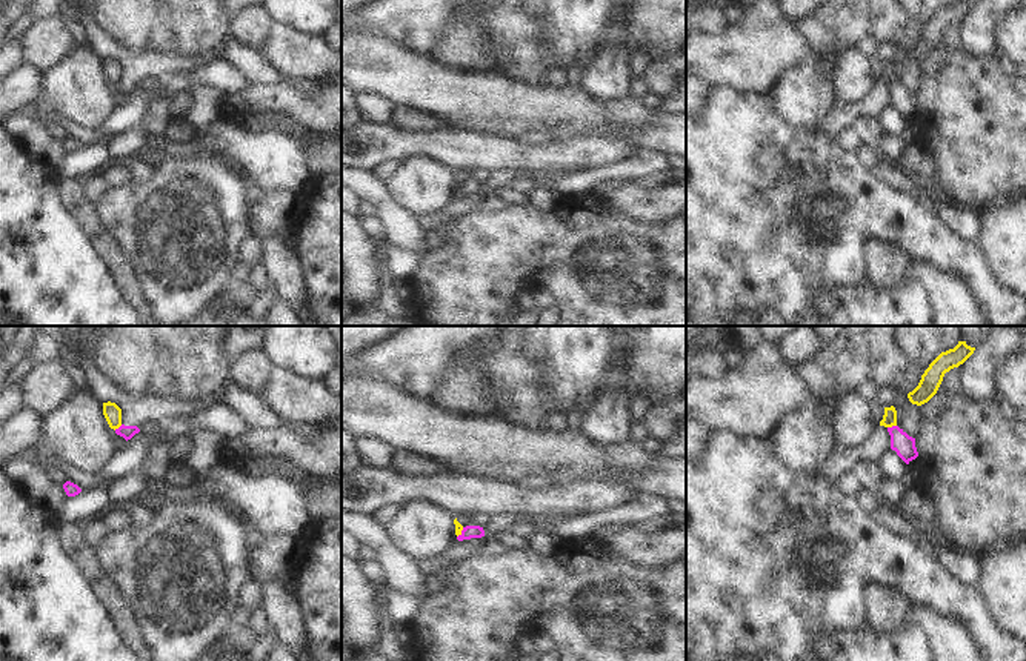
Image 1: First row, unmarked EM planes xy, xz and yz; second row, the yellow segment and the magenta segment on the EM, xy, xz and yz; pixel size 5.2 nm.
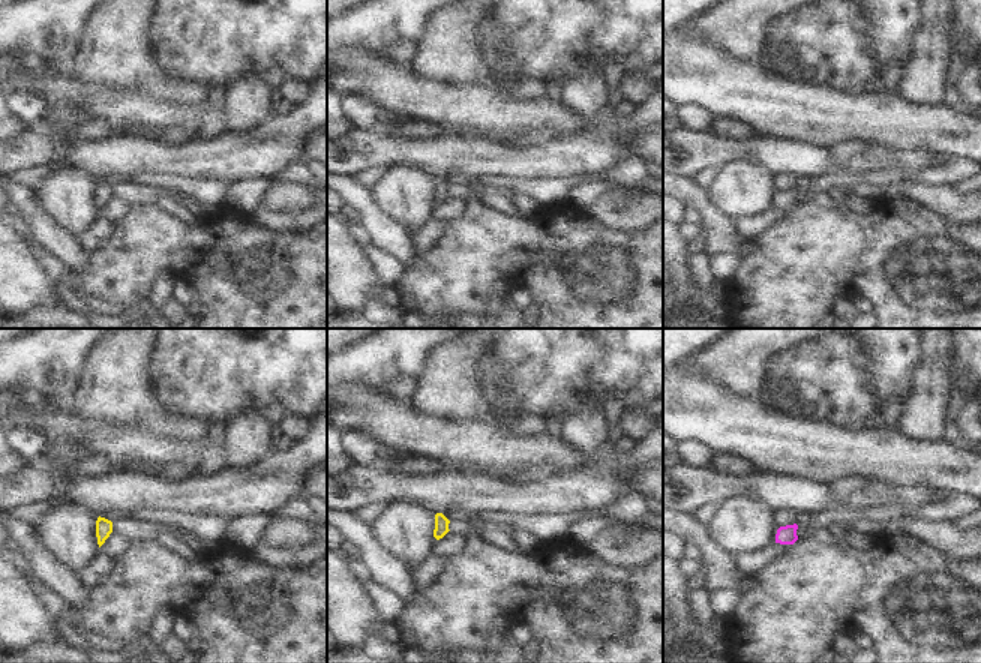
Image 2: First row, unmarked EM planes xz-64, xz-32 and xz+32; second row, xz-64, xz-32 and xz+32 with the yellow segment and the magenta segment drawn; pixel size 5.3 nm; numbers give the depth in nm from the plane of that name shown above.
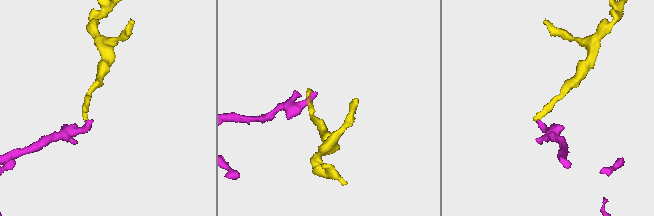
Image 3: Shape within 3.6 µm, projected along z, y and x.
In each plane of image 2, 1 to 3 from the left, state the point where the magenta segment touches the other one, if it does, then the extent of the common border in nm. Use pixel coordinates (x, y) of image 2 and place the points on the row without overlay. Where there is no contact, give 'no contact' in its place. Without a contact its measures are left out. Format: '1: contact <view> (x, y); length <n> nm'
1: no contact
2: no contact
3: no contact

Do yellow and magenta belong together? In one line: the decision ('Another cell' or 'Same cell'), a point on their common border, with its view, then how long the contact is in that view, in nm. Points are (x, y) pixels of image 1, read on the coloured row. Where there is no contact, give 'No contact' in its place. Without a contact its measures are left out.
Another cell. Touches yellow at yz (891, 426). Shared border 50 nm.

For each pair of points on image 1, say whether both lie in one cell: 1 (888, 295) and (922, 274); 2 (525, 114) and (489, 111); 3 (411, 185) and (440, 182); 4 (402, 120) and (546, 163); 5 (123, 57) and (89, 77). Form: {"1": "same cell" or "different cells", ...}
{"1": "same cell", "2": "same cell", "3": "same cell", "4": "different cells", "5": "different cells"}

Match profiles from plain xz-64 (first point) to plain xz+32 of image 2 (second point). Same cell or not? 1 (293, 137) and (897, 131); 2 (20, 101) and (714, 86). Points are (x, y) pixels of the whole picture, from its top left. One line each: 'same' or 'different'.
1: different
2: different

